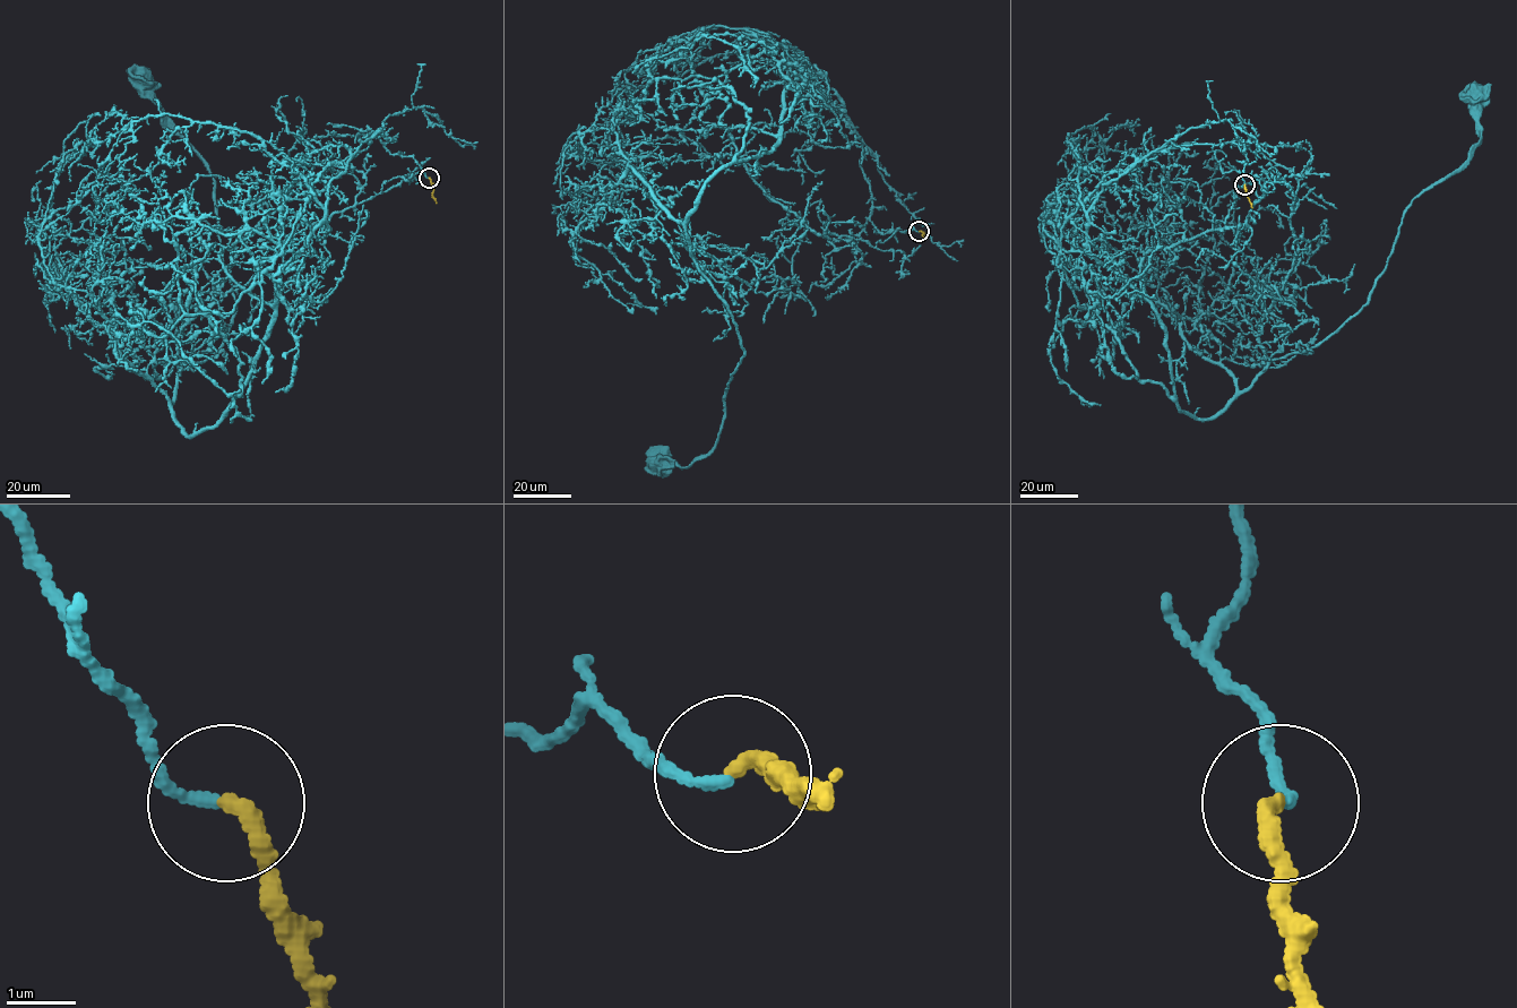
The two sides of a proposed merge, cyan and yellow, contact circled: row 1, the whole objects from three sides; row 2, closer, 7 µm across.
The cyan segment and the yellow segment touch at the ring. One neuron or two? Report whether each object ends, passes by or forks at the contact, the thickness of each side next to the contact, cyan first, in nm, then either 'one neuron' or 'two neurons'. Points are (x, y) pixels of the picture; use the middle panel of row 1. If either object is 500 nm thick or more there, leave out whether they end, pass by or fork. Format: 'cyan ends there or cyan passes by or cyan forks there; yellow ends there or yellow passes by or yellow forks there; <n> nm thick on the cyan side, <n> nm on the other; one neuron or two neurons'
cyan ends there; yellow ends there; 140 nm thick on the cyan side, 280 nm on the other; one neuron

